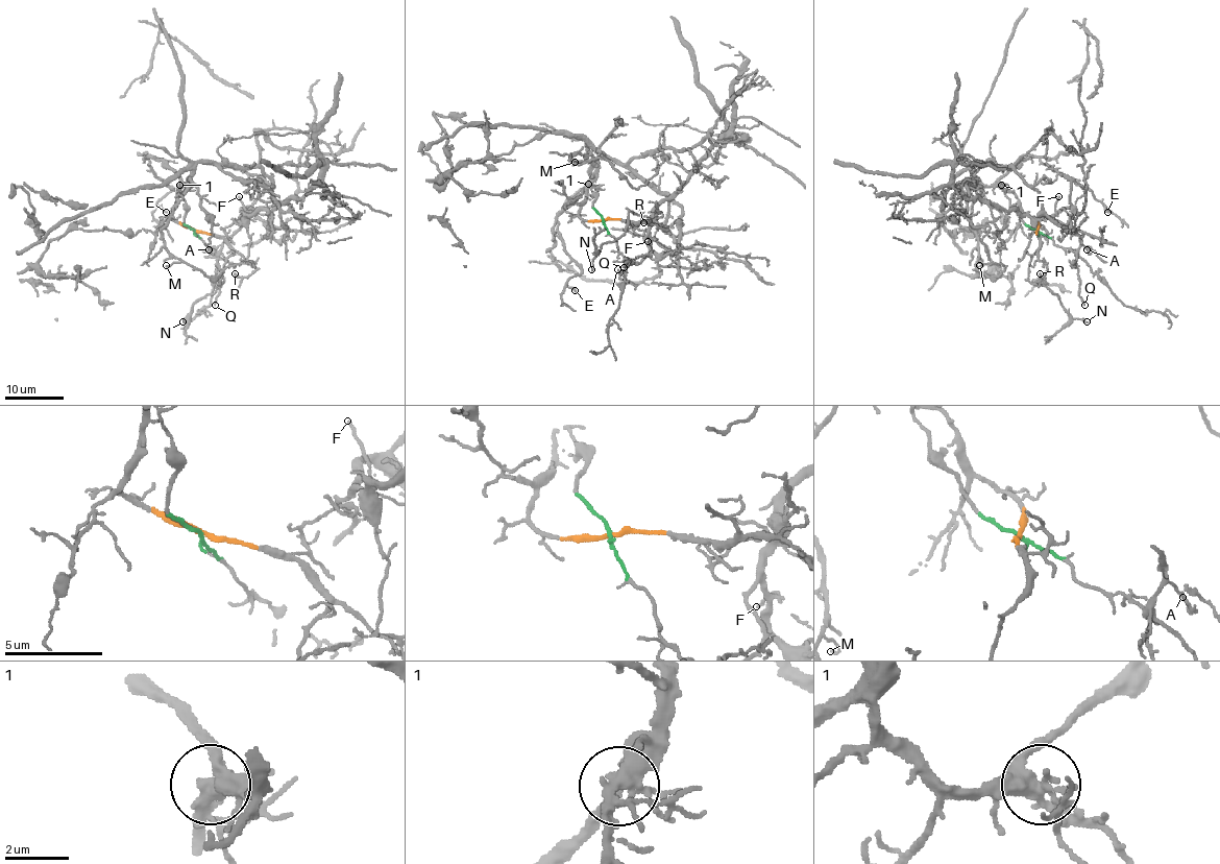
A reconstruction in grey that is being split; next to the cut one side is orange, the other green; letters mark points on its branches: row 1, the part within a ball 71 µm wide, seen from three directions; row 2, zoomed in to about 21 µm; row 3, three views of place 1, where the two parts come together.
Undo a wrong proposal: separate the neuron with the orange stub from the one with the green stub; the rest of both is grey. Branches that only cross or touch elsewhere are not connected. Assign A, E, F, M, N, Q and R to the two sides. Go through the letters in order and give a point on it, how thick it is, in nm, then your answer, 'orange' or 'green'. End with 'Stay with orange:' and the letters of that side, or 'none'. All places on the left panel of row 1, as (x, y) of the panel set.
A: (209, 249) | 110 nm | green
E: (166, 212) | 130 nm | orange
F: (239, 196) | 130 nm | green
M: (166, 265) | 120 nm | orange
N: (182, 321) | 100 nm | orange
Q: (215, 305) | 150 nm | green
R: (235, 273) | 160 nm | orange
Stay with orange: E, M, N, R

